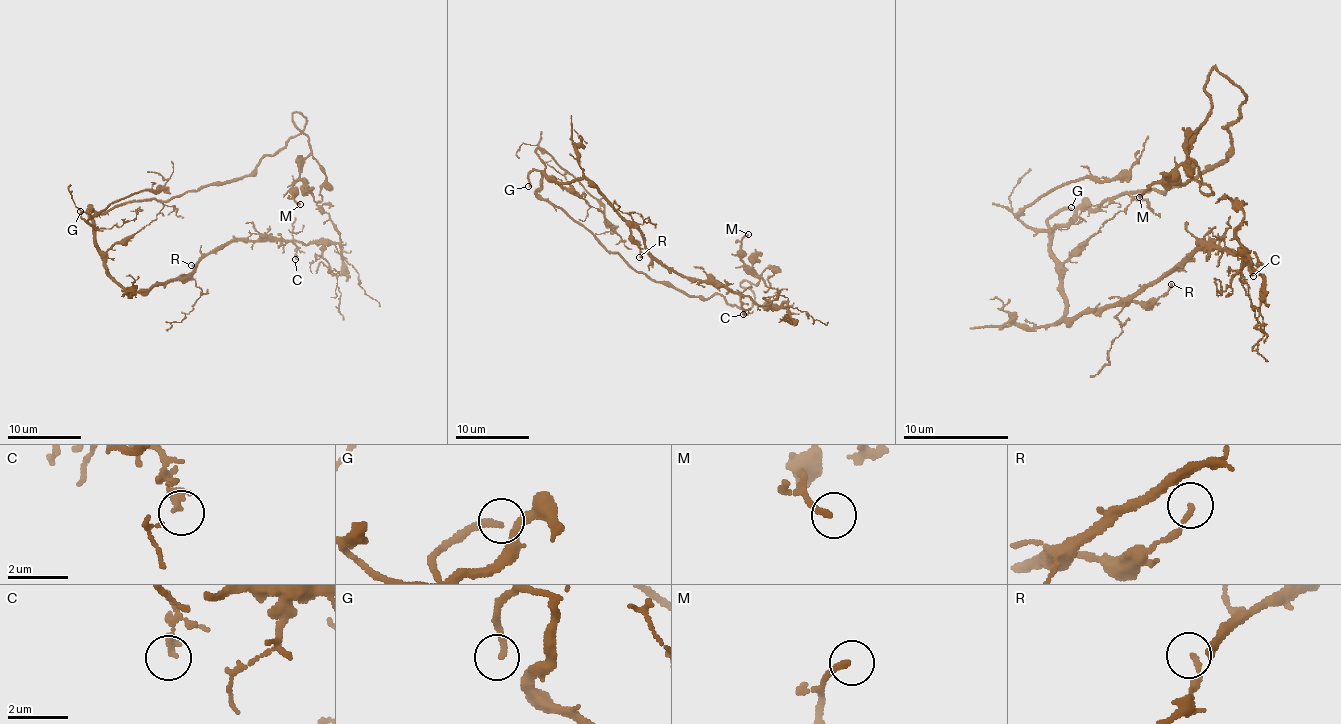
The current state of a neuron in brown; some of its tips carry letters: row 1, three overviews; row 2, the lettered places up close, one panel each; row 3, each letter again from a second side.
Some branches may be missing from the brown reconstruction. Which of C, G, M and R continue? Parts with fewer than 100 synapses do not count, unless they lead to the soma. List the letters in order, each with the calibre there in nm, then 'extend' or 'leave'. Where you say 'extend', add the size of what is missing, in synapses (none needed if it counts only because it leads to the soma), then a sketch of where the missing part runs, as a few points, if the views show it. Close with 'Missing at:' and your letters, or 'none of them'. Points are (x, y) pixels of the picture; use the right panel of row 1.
C: 240 nm thick; leave
G: 200 nm thick; extend; missing branch runs (1071, 207), (1013, 252), (1015, 273), (994, 292), (984, 334), (960, 355), (971, 373), (1013, 379), (1002, 376)
M: 190 nm thick; leave
R: 140 nm thick; leave
Missing at: G

